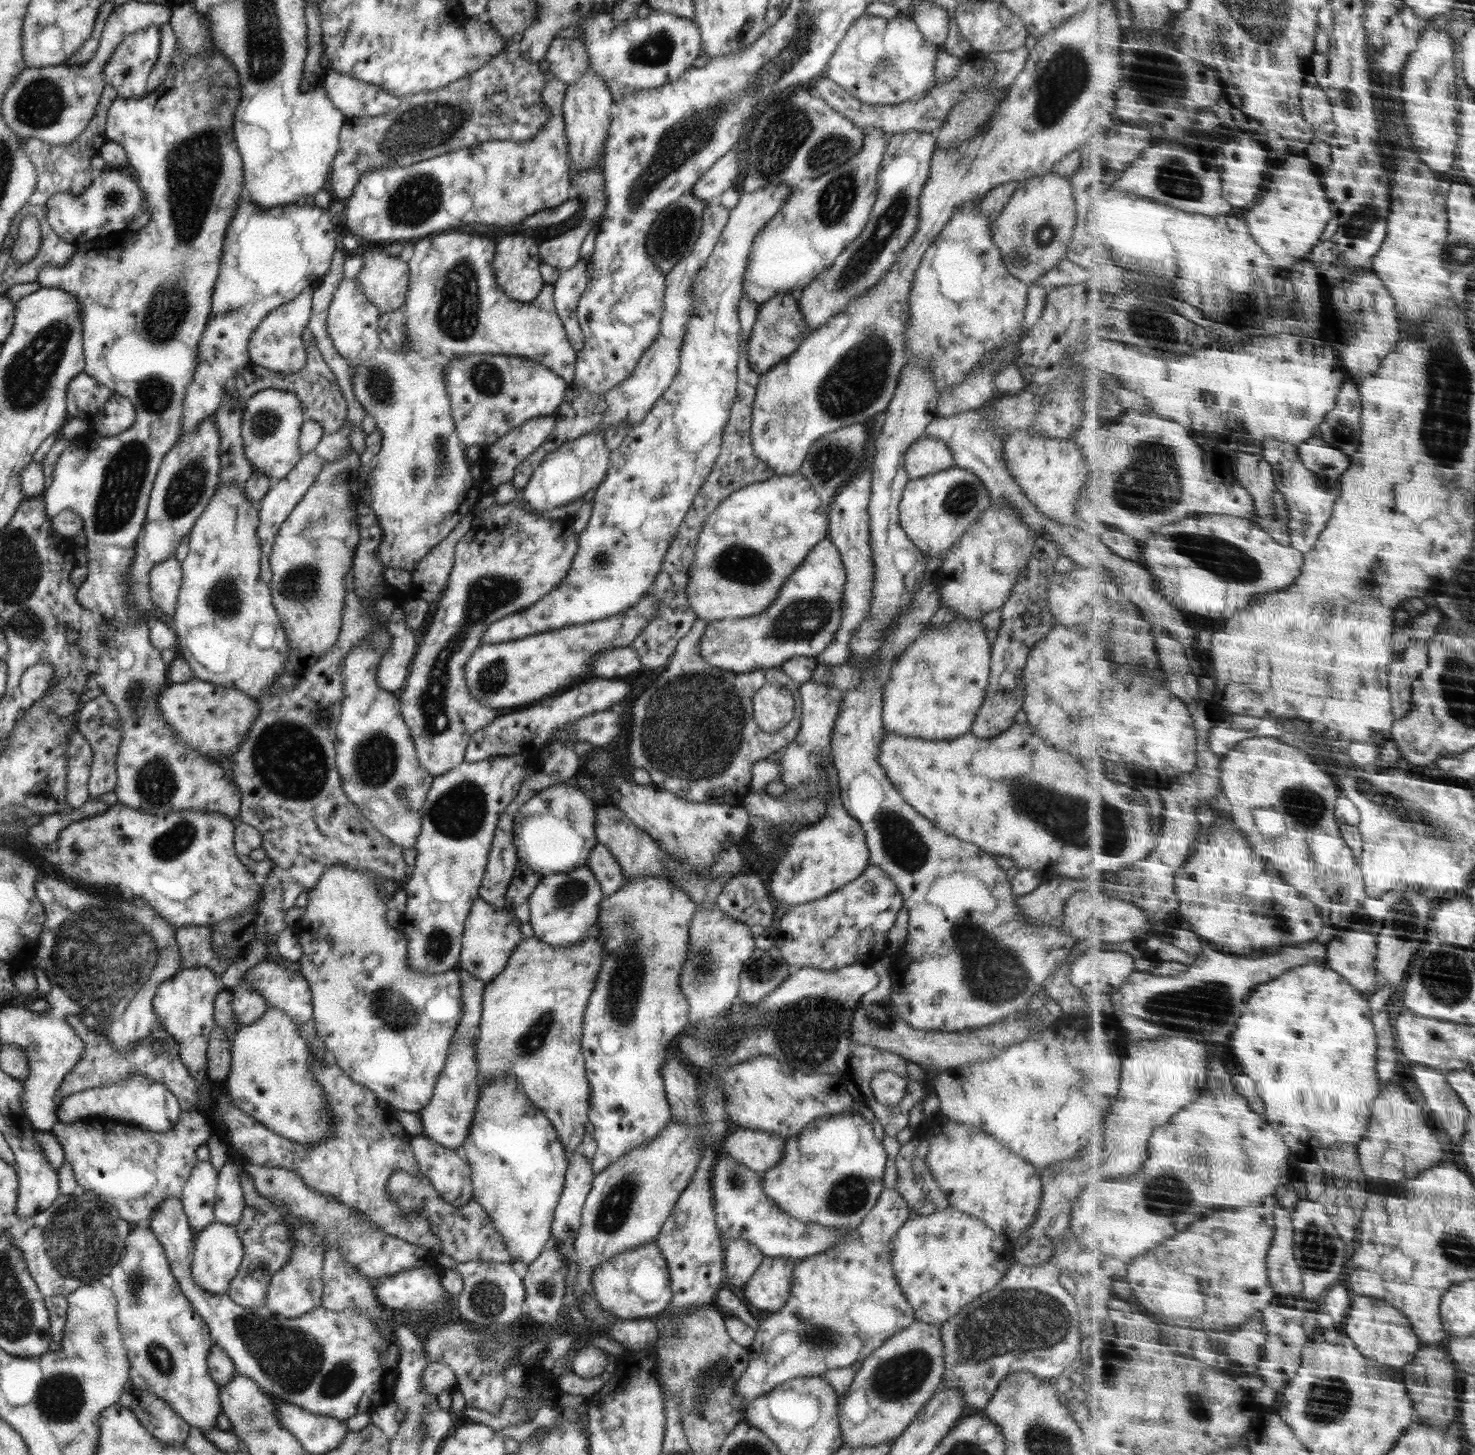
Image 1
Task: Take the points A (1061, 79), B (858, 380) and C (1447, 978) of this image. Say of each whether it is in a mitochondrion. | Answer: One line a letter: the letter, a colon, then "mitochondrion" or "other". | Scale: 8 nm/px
A: mitochondrion
B: mitochondrion
C: mitochondrion

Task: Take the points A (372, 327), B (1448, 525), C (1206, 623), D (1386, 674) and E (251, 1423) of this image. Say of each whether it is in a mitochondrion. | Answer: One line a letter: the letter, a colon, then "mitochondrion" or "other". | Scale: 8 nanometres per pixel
A: other
B: other
C: other
D: other
E: mitochondrion

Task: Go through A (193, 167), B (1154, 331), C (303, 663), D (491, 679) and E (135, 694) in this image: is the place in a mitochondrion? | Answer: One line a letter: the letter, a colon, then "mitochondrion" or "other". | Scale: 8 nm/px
A: mitochondrion
B: mitochondrion
C: other
D: mitochondrion
E: mitochondrion

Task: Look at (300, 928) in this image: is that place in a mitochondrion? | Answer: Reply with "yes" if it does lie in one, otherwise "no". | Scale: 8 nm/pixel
no

